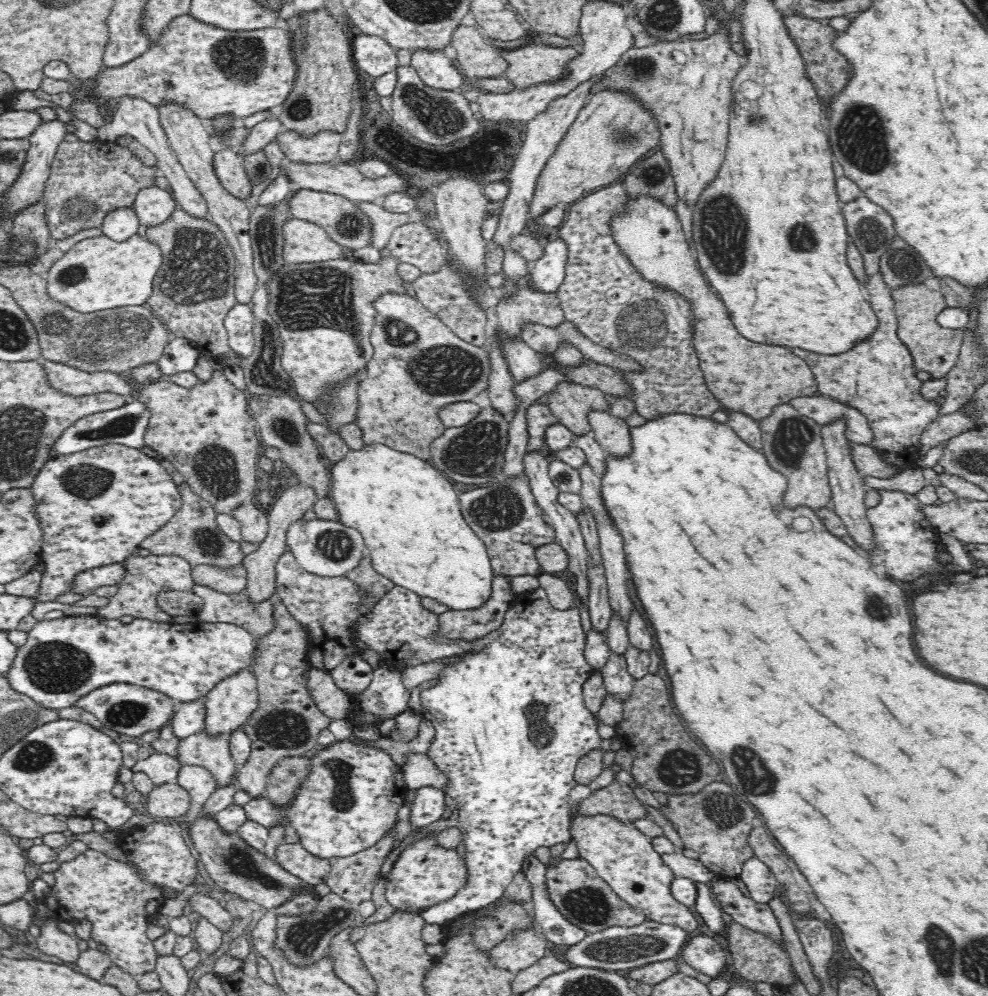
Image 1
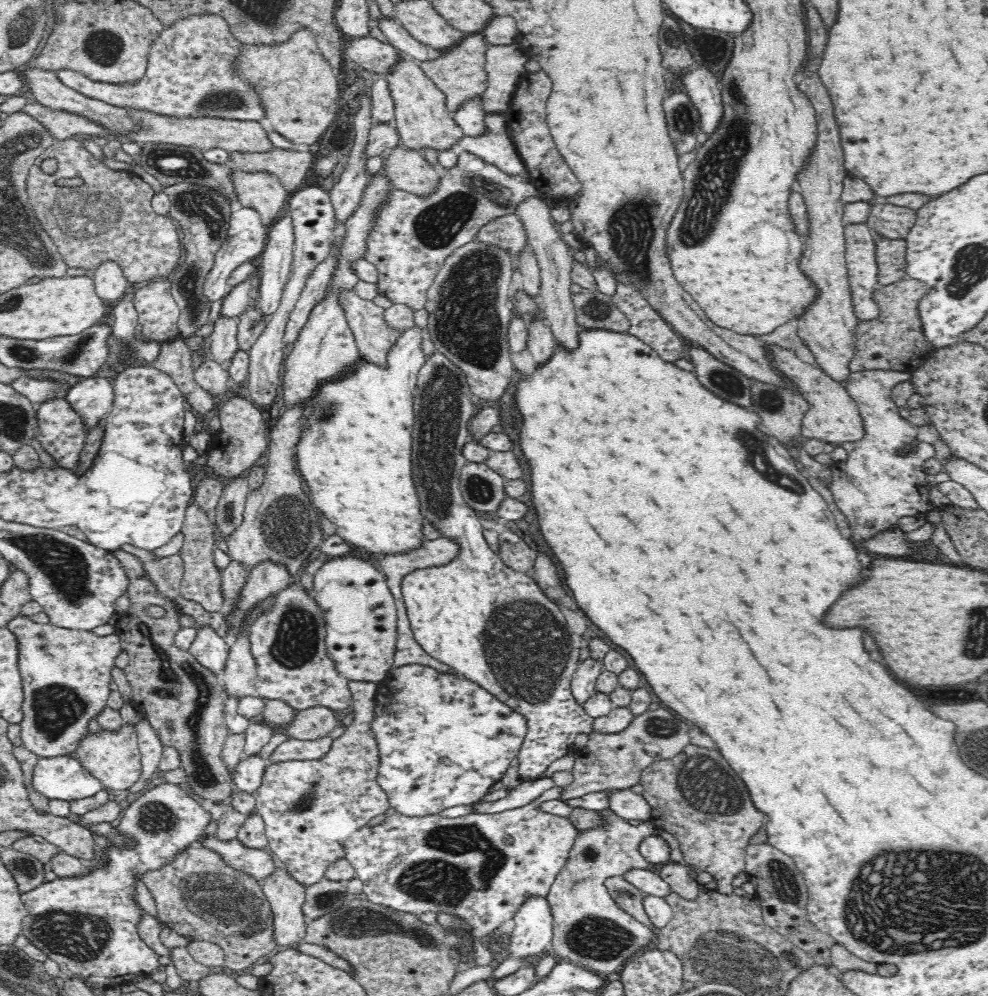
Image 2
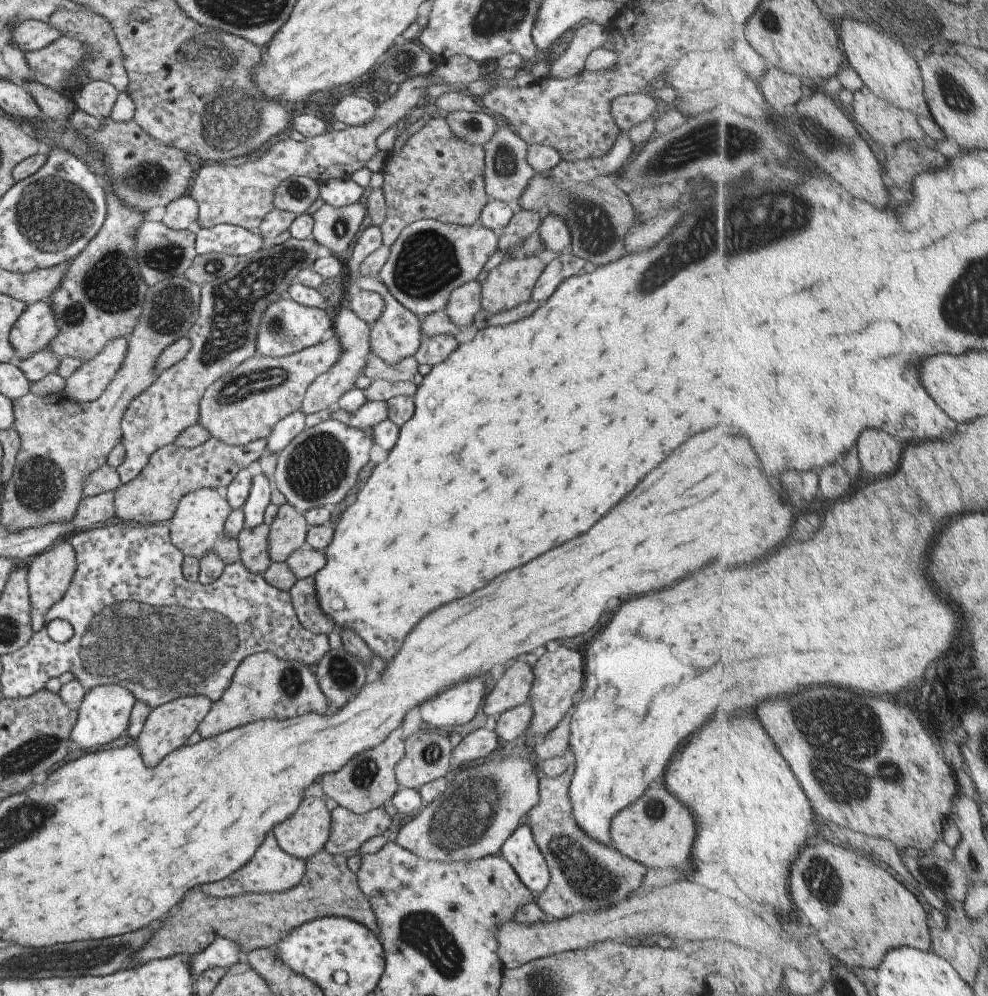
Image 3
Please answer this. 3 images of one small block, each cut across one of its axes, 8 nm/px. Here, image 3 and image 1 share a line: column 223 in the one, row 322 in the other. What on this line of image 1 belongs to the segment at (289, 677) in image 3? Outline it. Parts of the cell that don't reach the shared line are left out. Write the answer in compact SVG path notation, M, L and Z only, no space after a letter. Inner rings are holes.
M627 192L624 212L614 213L611 216L611 235L619 251L631 262L635 271L648 283L659 286L662 290L669 290L679 294L690 306L694 316L692 321L692 348L699 360L707 387L716 395L722 409L726 411L740 411L750 415L754 420L767 417L771 410L778 405L790 405L792 400L804 396L812 397L818 394L817 382L808 364L792 354L786 346L764 346L742 338L734 326L730 324L730 316L718 296L714 296L698 270L697 258L692 246L686 239L684 228L673 206L663 204L660 198L652 194L630 195Z

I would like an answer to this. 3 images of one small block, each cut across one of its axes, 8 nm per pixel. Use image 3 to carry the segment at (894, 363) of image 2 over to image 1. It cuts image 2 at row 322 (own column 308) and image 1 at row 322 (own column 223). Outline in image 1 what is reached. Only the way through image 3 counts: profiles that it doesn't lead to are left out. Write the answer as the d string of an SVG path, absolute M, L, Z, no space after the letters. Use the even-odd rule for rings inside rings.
M923 283L901 286L891 291L895 302L898 339L907 346L913 360L913 367L918 372L926 372L932 379L943 376L956 366L962 344L965 342L964 329L951 329L940 325L937 316L946 307L943 294L930 290Z

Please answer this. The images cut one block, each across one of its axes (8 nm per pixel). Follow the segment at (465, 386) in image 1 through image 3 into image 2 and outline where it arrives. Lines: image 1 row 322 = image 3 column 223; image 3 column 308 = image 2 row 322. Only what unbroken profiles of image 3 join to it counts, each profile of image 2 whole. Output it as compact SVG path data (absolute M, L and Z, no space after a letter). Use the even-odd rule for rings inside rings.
M340 288L338 305L344 311L362 358L372 364L386 366L386 354L396 345L401 334L400 331L390 329L384 321L385 310L347 288Z

